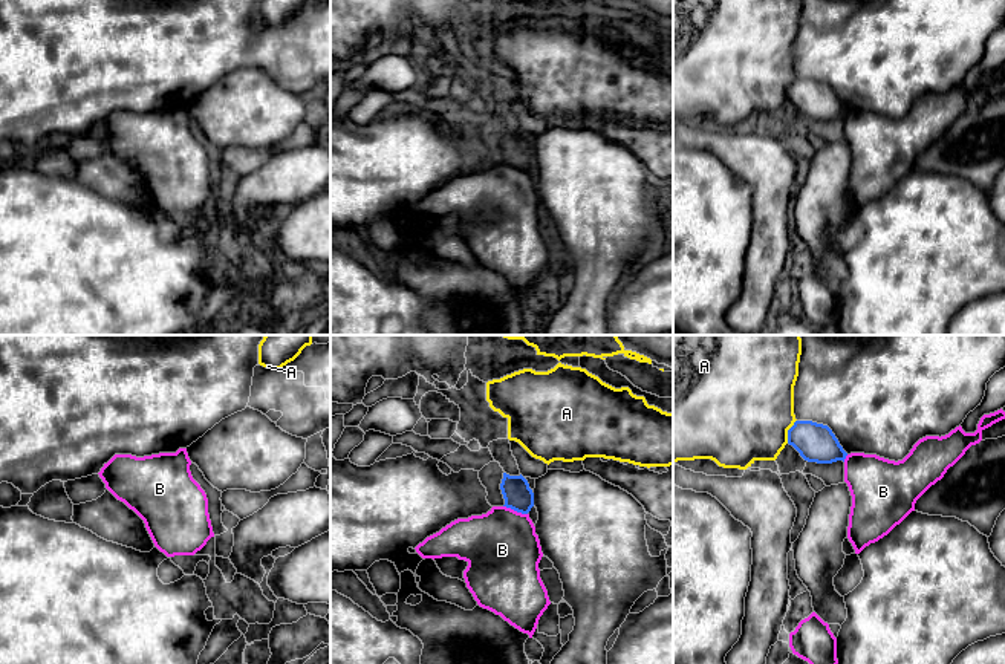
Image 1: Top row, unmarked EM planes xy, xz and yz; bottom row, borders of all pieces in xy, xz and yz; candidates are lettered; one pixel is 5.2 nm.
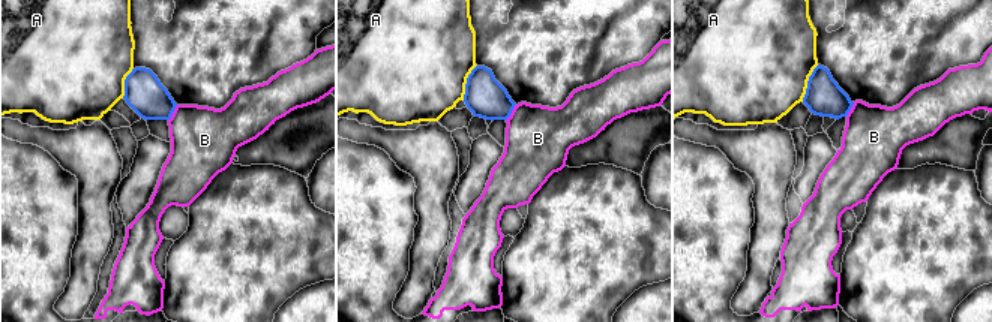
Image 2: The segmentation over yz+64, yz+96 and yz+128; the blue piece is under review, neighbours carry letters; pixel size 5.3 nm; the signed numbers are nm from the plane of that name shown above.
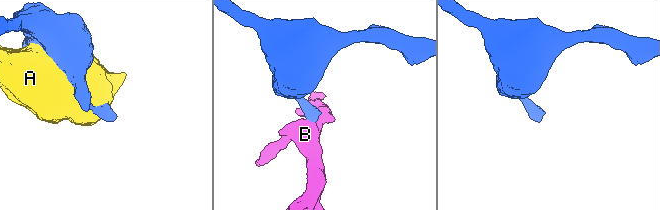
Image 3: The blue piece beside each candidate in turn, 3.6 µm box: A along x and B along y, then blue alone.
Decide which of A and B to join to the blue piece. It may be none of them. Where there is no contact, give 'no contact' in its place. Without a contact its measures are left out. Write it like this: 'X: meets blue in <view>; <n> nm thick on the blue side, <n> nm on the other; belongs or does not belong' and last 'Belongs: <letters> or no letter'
A: meets blue in yz; 200 nm thick on the blue side, 500 nm on the other; does not belong
B: meets blue in xz; 150 nm thick on the blue side, 380 nm on the other; does not belong
Belongs: no letter

